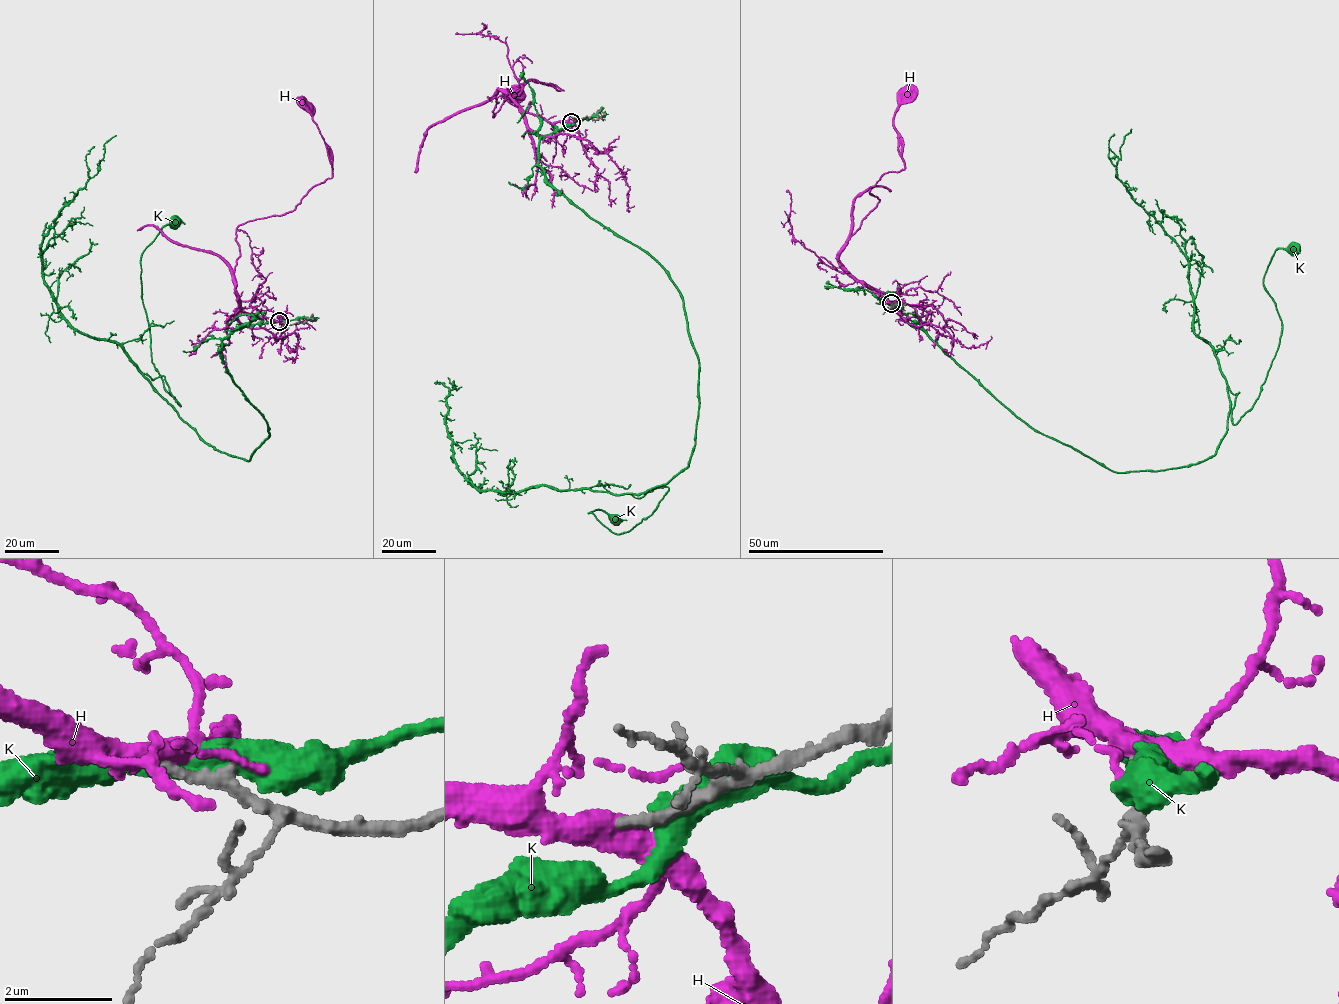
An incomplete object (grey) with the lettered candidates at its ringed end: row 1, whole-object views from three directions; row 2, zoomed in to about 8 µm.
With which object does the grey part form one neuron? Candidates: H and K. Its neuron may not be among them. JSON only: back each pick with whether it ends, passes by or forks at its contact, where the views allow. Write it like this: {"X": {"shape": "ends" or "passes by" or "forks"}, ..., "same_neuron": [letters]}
{"H": {"shape": "passes by"}, "same_neuron": ["H"]}

